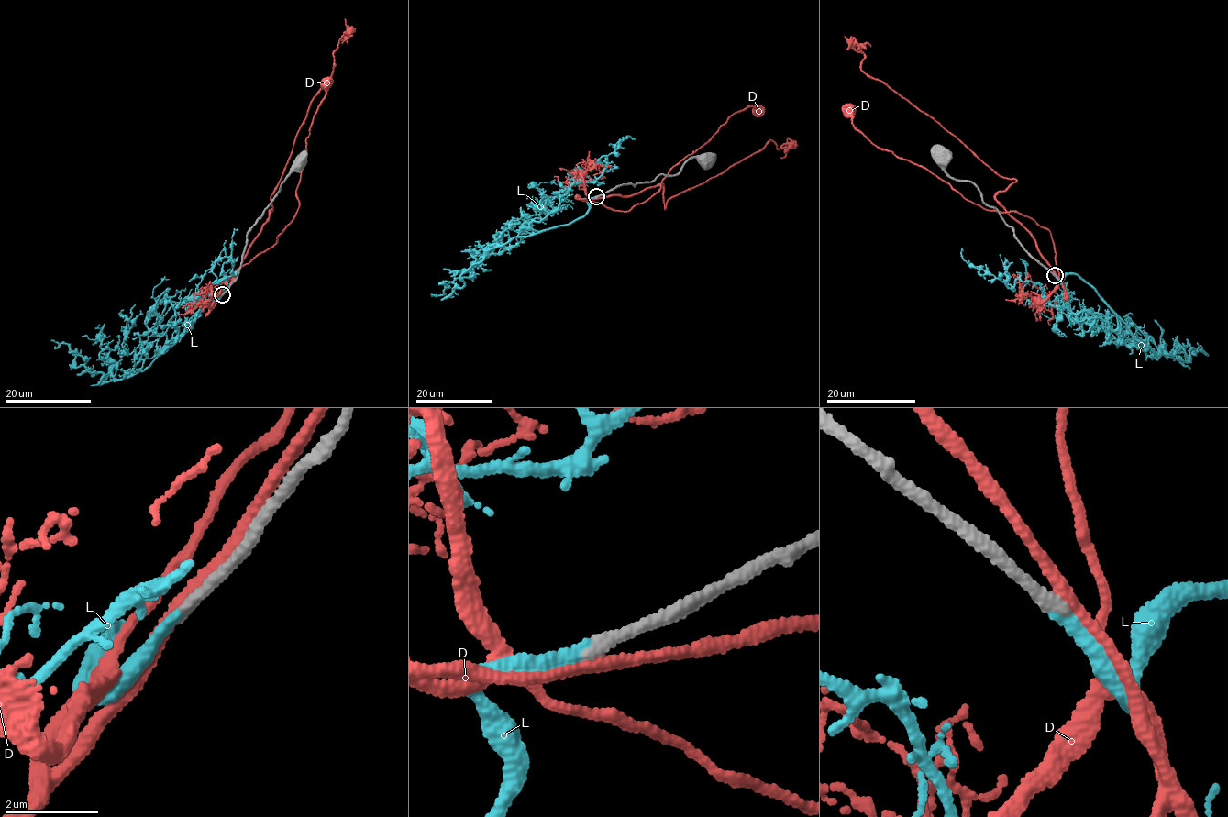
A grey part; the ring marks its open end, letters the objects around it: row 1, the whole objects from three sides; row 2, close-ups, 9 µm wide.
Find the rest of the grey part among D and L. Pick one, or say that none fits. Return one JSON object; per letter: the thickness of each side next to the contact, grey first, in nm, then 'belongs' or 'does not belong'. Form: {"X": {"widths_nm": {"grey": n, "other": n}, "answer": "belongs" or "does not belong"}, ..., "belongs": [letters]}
{"D": {"widths_nm": {"grey": 280, "other": 300}, "answer": "does not belong"}, "L": {"widths_nm": {"grey": 280, "other": 240}, "answer": "belongs"}, "belongs": ["L"]}

